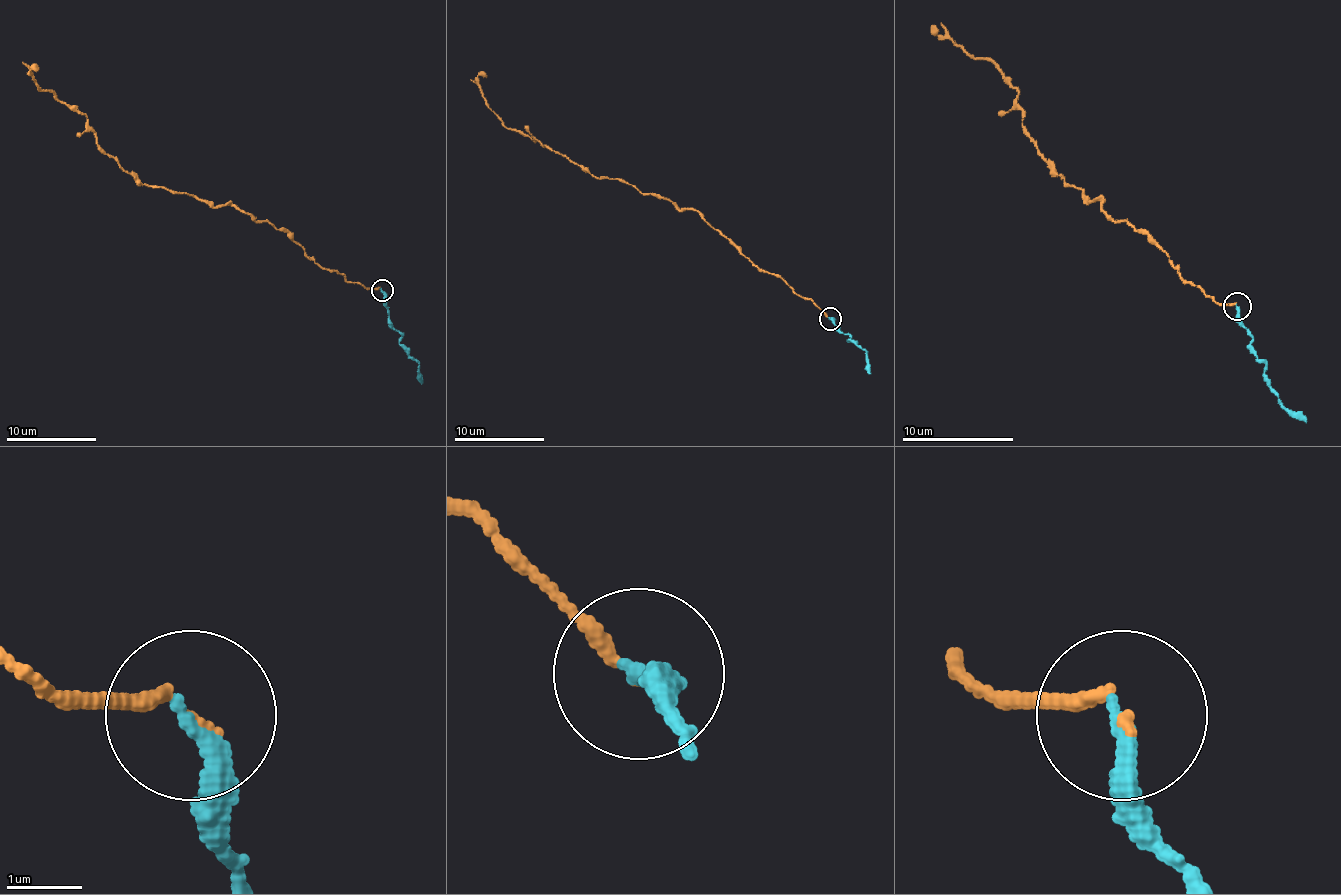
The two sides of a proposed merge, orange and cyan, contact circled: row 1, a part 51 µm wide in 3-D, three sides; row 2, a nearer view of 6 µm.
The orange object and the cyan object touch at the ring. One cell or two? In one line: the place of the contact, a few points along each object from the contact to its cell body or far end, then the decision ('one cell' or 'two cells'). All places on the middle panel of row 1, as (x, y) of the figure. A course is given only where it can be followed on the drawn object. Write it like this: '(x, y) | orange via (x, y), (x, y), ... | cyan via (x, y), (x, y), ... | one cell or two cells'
(830, 318) | orange via (829, 319), (696, 211), (676, 208), (618, 179), (593, 177), (509, 130), (482, 96), (478, 78), (487, 78) | cyan via (829, 319), (836, 330), (850, 337), (847, 341), (852, 339), (865, 350), (870, 373) | two cells

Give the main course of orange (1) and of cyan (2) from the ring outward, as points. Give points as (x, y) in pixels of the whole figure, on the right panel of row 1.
1: (1238, 306), (1185, 281), (1146, 233), (1065, 183), (1028, 135), (1003, 74), (939, 29)
2: (1238, 306), (1238, 323), (1266, 364), (1263, 381), (1305, 423)

